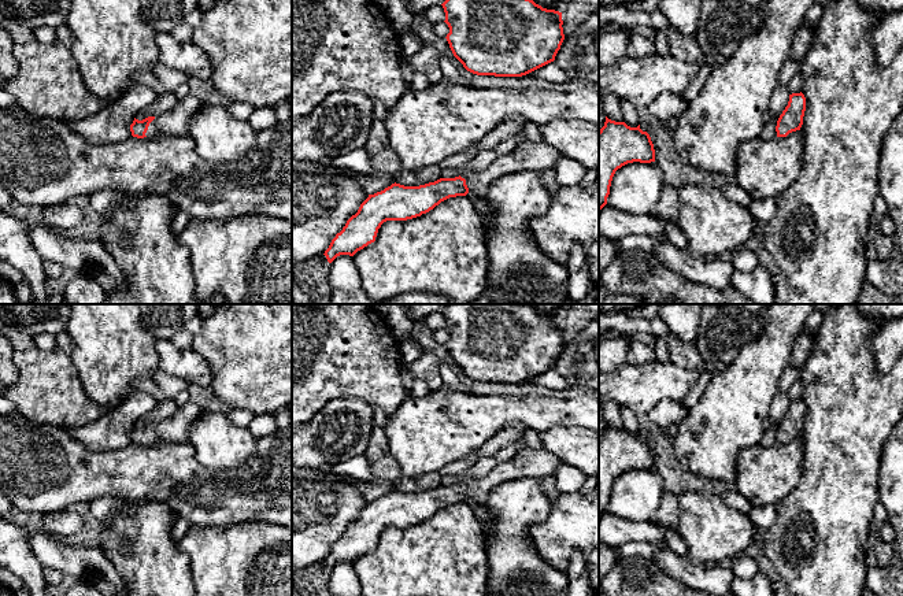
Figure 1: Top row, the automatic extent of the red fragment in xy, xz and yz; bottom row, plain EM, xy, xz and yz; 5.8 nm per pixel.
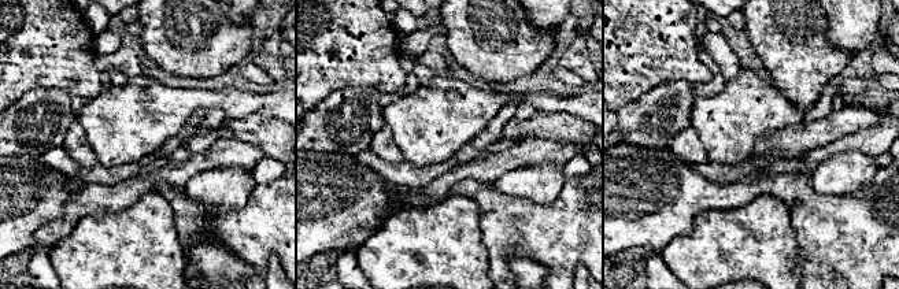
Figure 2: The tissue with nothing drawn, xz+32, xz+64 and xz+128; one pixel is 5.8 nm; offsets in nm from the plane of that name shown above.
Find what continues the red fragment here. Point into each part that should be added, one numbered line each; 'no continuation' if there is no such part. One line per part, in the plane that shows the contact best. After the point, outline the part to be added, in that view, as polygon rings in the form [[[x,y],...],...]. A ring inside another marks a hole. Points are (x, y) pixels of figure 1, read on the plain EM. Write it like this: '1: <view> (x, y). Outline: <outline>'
1: xy (176, 429). Outline: [[[190,399],[178,407],[173,418],[156,422],[149,430],[145,443],[189,441],[190,427],[203,415],[203,412],[203,406]]]

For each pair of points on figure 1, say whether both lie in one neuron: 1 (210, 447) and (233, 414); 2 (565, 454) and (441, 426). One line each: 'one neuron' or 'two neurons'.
1: two neurons
2: two neurons

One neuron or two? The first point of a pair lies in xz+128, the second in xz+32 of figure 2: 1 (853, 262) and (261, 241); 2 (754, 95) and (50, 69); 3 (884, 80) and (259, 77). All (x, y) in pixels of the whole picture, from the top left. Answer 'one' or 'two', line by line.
1: one
2: two
3: one

